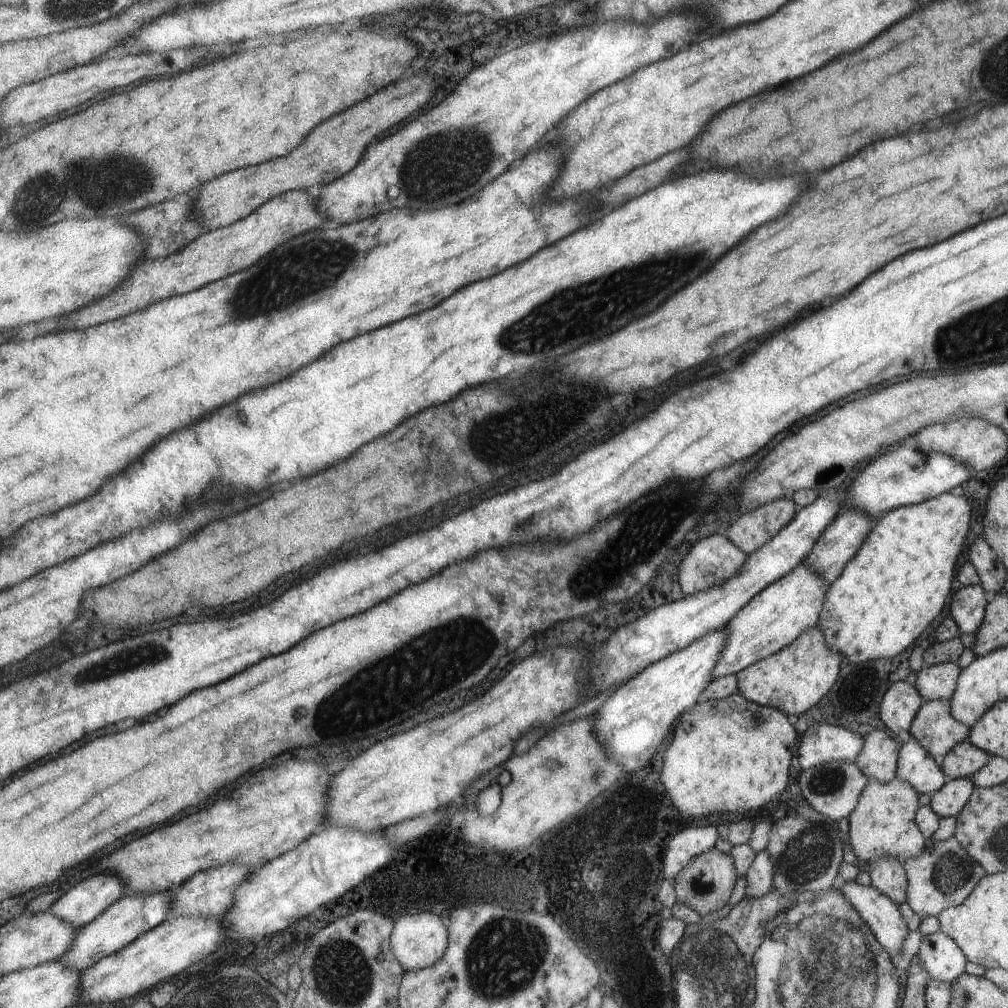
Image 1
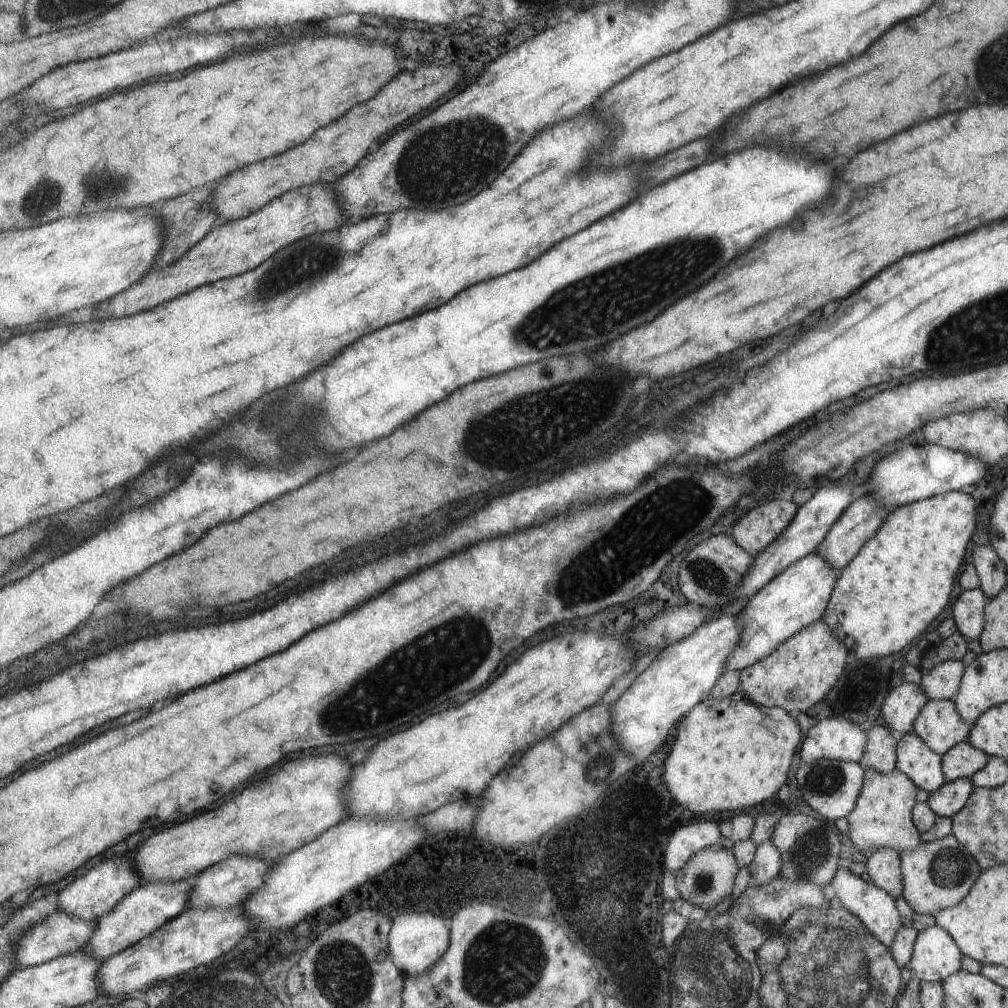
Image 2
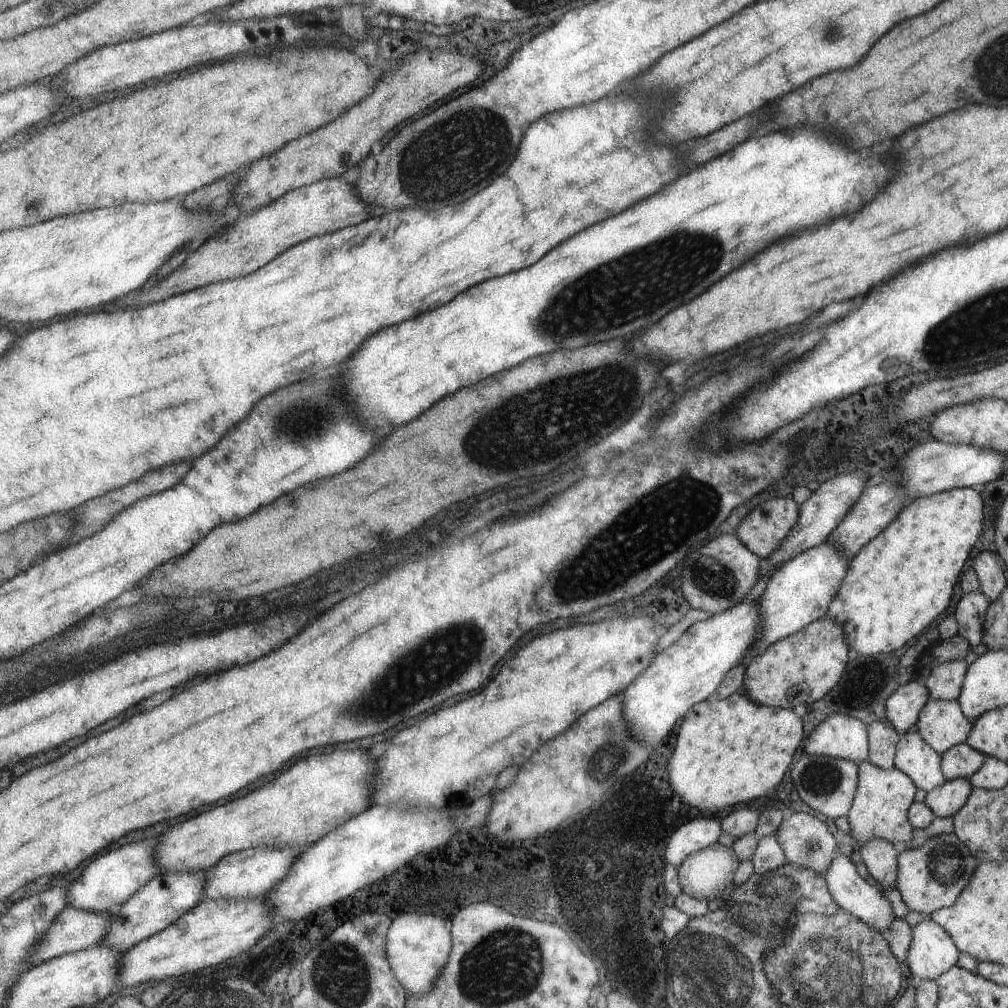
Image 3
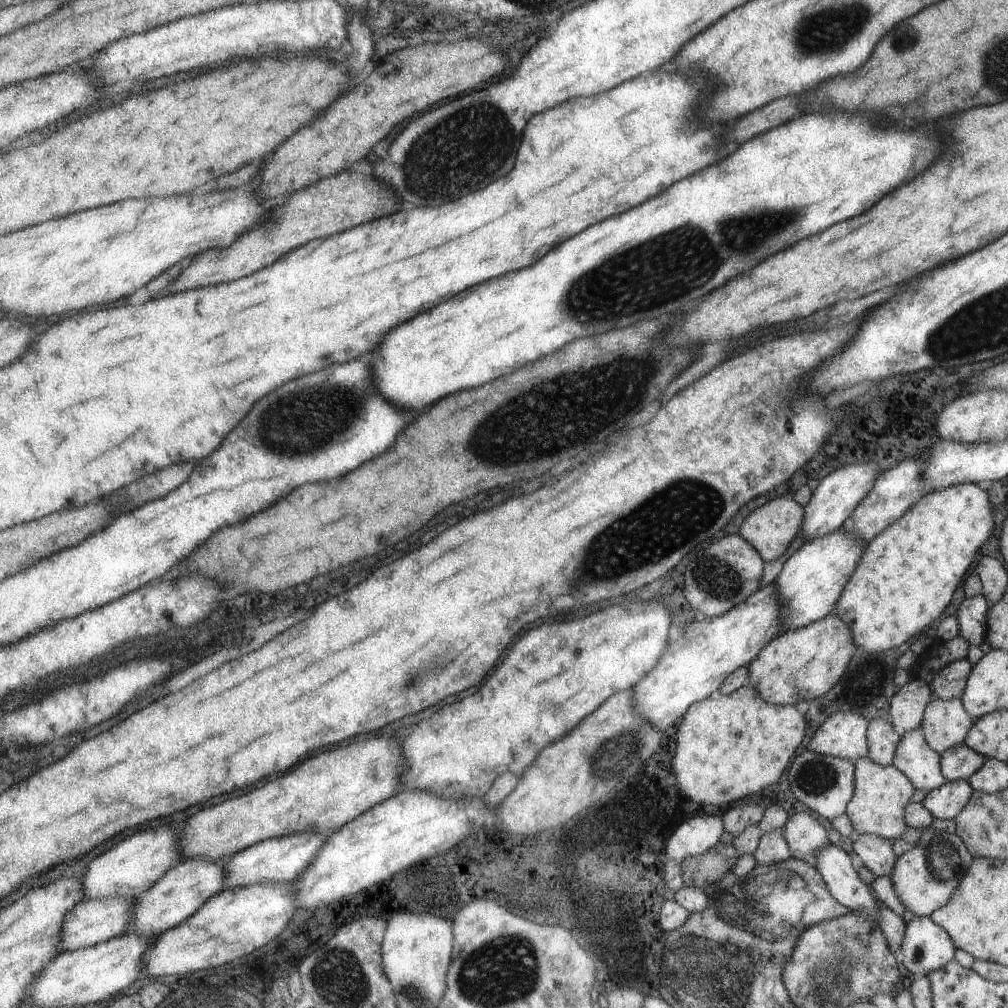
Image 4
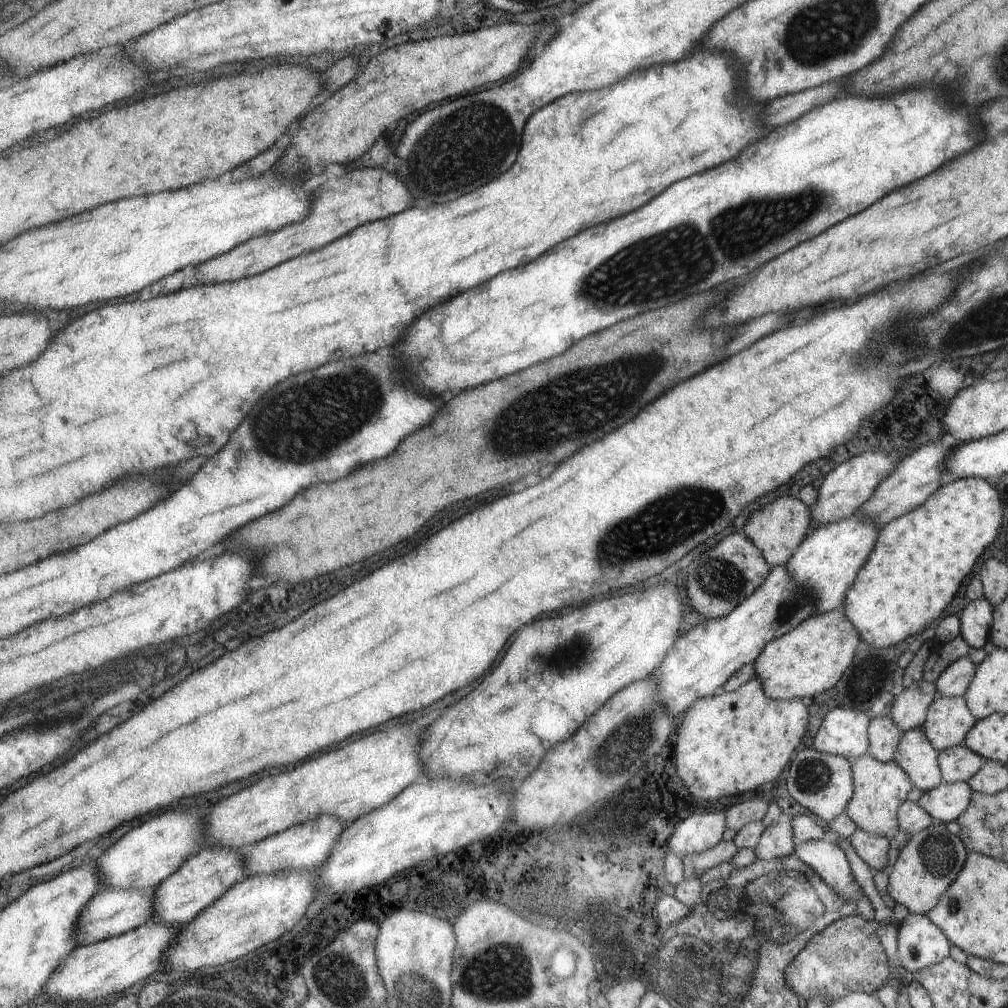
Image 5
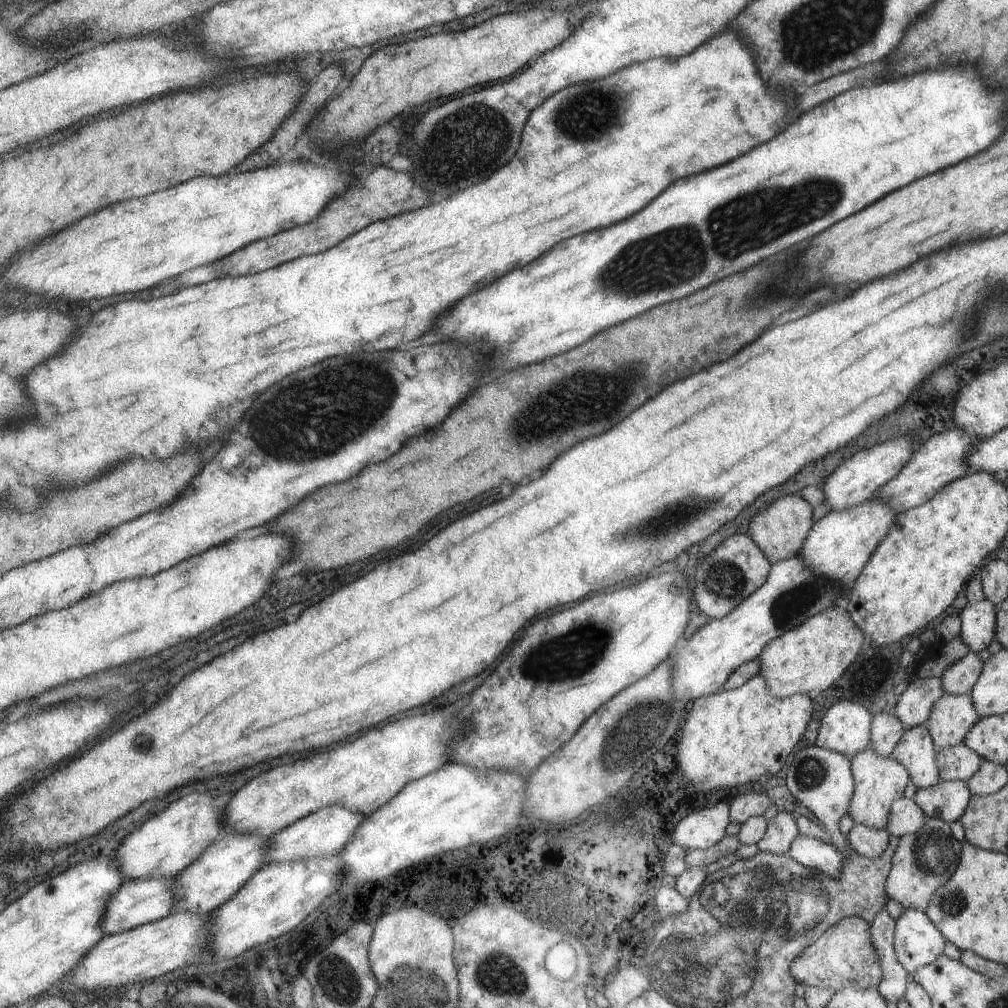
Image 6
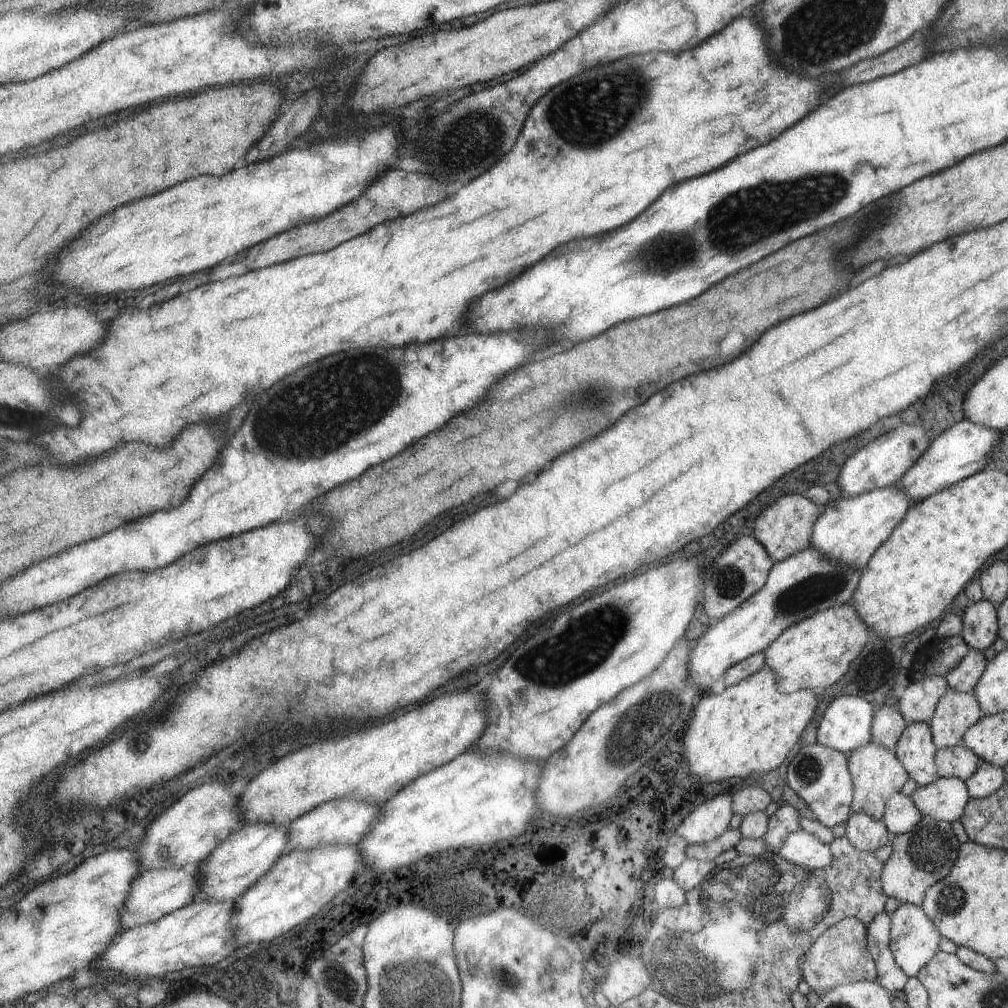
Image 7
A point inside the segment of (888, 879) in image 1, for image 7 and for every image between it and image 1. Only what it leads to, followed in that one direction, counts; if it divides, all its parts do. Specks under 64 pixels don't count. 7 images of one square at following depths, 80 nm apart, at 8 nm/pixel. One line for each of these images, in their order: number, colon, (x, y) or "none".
2: (883, 866)
3: (879, 856)
4: (877, 854)
5: (873, 849)
6: (868, 842)
7: (865, 833)

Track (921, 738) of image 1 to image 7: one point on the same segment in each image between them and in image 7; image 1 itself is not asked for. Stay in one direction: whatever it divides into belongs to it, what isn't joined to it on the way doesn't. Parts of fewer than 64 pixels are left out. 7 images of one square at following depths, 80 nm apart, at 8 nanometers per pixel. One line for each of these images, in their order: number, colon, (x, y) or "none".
2: (940, 727)
3: (942, 724)
4: (945, 723)
5: (948, 719)
6: (951, 717)
7: (955, 713)

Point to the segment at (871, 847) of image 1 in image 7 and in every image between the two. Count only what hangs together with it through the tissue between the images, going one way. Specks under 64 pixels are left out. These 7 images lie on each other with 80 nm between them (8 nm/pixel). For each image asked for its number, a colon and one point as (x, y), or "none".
2: (882, 817)
3: (879, 810)
4: (881, 793)
5: (880, 788)
6: (879, 781)
7: (876, 772)

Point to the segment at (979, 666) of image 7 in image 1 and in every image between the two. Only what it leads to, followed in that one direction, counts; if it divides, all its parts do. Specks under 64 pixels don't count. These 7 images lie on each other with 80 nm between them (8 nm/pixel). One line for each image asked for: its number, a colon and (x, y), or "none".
1: (938, 681)
2: (941, 682)
3: (943, 682)
4: (948, 682)
5: (952, 681)
6: (958, 678)

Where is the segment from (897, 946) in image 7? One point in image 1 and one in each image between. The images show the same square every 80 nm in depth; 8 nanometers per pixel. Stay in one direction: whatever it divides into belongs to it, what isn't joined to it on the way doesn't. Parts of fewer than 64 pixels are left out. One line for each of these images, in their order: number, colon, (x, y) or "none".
1: (942, 959)
2: (935, 956)
3: (932, 951)
4: (926, 947)
5: (921, 943)
6: (917, 942)

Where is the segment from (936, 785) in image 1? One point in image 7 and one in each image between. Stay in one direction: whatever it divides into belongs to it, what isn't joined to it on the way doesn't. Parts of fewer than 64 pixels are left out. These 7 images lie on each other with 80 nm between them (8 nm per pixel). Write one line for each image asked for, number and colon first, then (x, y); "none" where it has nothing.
2: (914, 759)
3: (914, 757)
4: (914, 757)
5: (914, 753)
6: (915, 751)
7: (915, 749)

